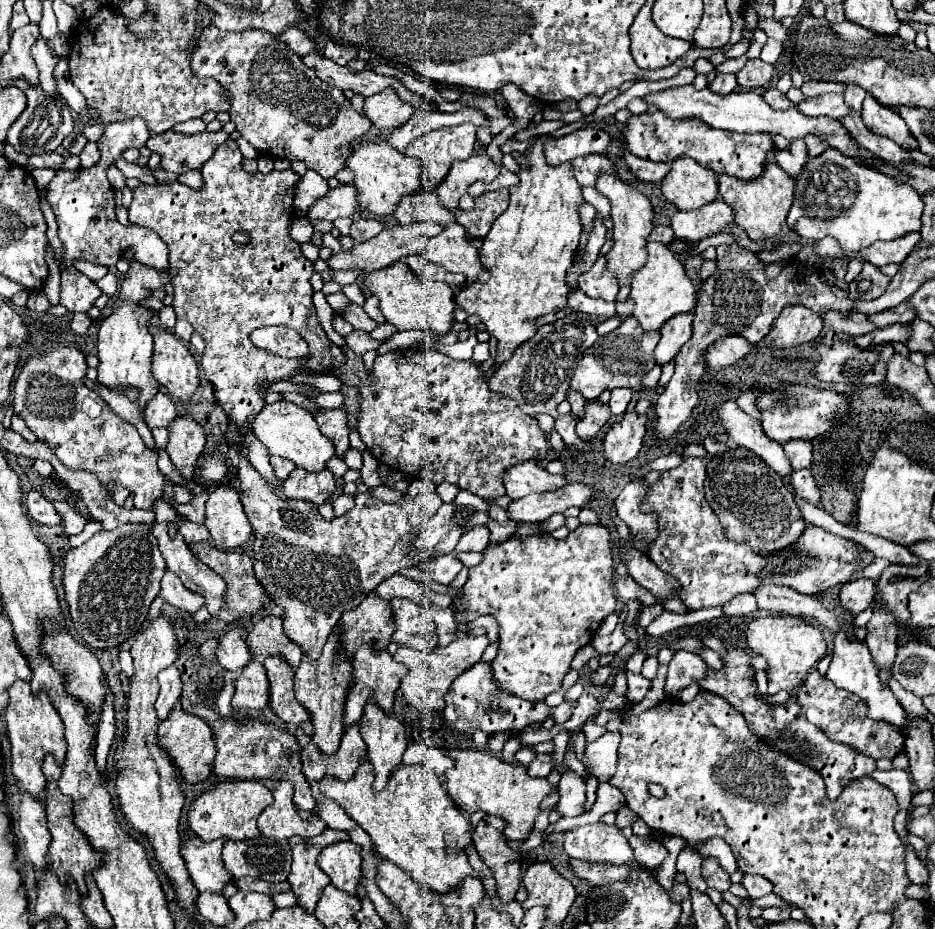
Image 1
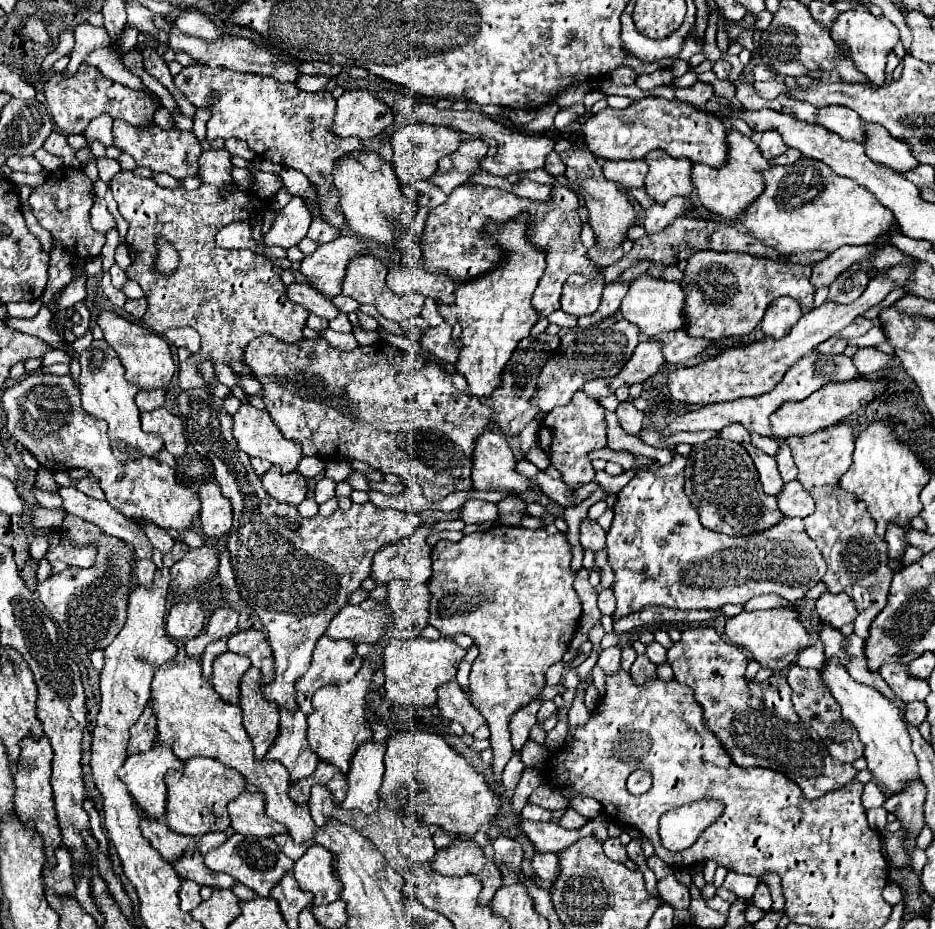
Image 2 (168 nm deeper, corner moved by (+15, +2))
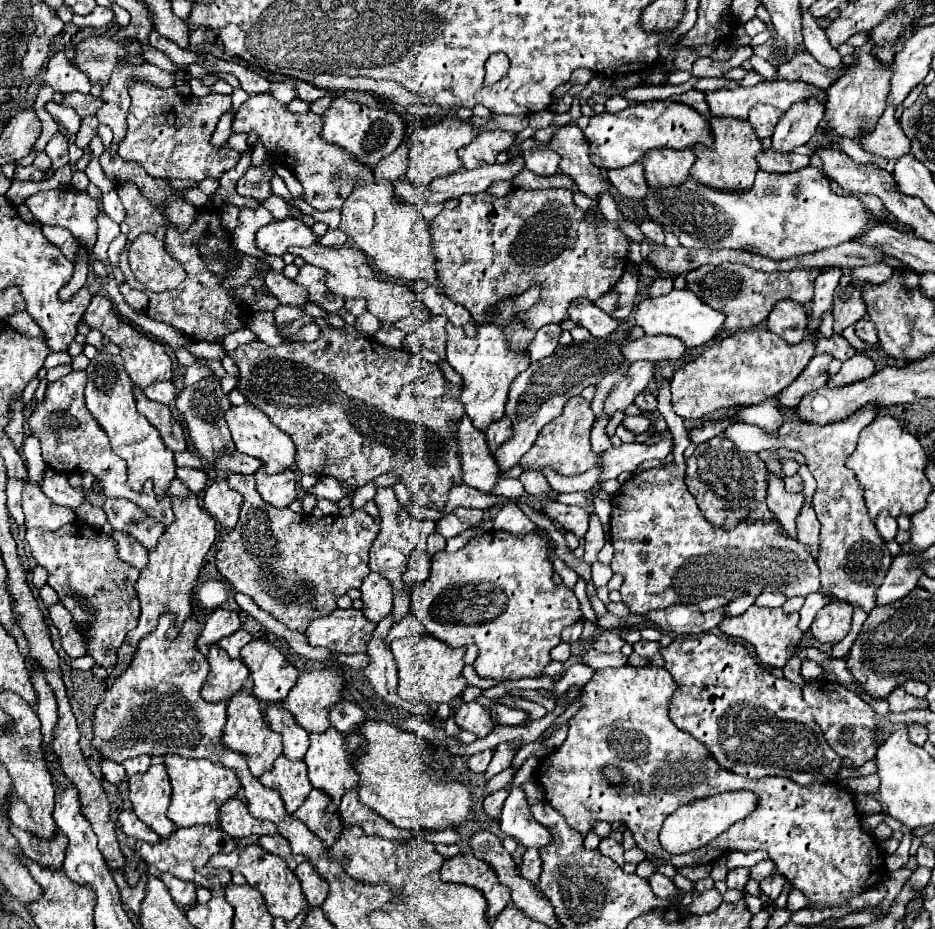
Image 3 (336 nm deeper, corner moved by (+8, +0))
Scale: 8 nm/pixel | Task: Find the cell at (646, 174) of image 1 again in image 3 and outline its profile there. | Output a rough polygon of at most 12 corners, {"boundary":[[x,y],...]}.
{"boundary":[[642,164],[608,170],[622,196],[642,200],[648,192]]}

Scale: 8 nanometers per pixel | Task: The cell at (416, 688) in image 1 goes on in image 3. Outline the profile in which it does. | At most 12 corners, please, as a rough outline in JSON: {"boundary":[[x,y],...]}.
{"boundary":[[398,638],[398,696],[442,704],[468,686],[466,648]]}

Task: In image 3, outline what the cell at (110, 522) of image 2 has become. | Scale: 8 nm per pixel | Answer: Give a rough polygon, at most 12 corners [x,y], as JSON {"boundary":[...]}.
{"boundary":[[46,472],[42,492],[60,506],[76,510],[84,502],[66,474]]}

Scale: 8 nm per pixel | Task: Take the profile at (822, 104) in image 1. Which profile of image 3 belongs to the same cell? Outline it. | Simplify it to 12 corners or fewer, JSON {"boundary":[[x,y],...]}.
{"boundary":[[888,104],[872,134],[860,142],[866,152],[894,160],[910,152]]}

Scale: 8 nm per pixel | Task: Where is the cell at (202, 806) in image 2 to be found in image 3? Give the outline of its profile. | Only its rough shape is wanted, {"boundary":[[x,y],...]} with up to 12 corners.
{"boundary":[[176,754],[164,758],[176,828],[220,826],[234,770]]}

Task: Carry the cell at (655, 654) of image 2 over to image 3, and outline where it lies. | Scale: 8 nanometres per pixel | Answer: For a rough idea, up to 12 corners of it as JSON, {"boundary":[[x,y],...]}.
{"boundary":[[640,640],[634,644],[634,652],[644,658],[660,654],[658,642]]}

